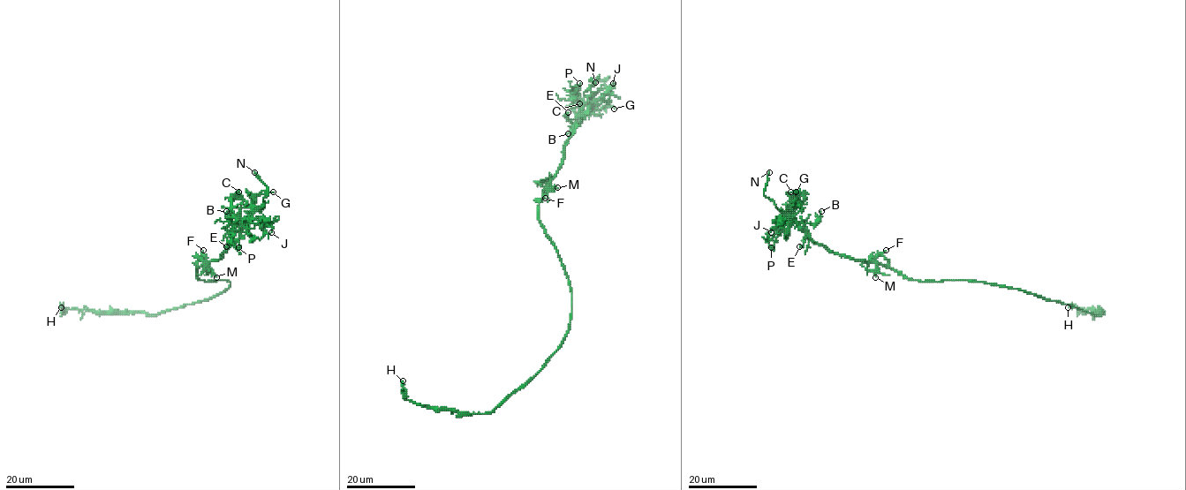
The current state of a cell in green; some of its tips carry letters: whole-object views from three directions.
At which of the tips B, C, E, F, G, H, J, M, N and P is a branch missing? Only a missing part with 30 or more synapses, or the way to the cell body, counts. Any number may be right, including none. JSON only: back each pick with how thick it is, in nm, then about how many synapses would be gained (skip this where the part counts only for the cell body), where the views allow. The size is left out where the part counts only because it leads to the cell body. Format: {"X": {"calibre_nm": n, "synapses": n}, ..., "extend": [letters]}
{"N": {"calibre_nm": 260}, "extend": ["N"]}

